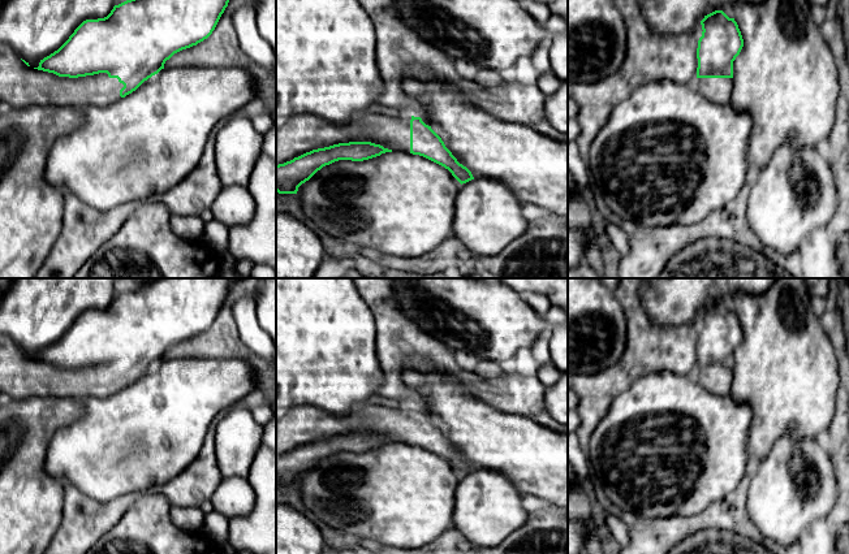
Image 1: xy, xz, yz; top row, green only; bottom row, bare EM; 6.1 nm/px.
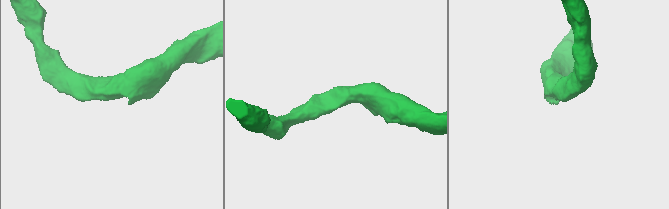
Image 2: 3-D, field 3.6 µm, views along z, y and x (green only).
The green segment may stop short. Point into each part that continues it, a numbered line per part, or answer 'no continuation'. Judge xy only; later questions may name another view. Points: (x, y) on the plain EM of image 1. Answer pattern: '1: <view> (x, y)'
1: xy (21, 377)

